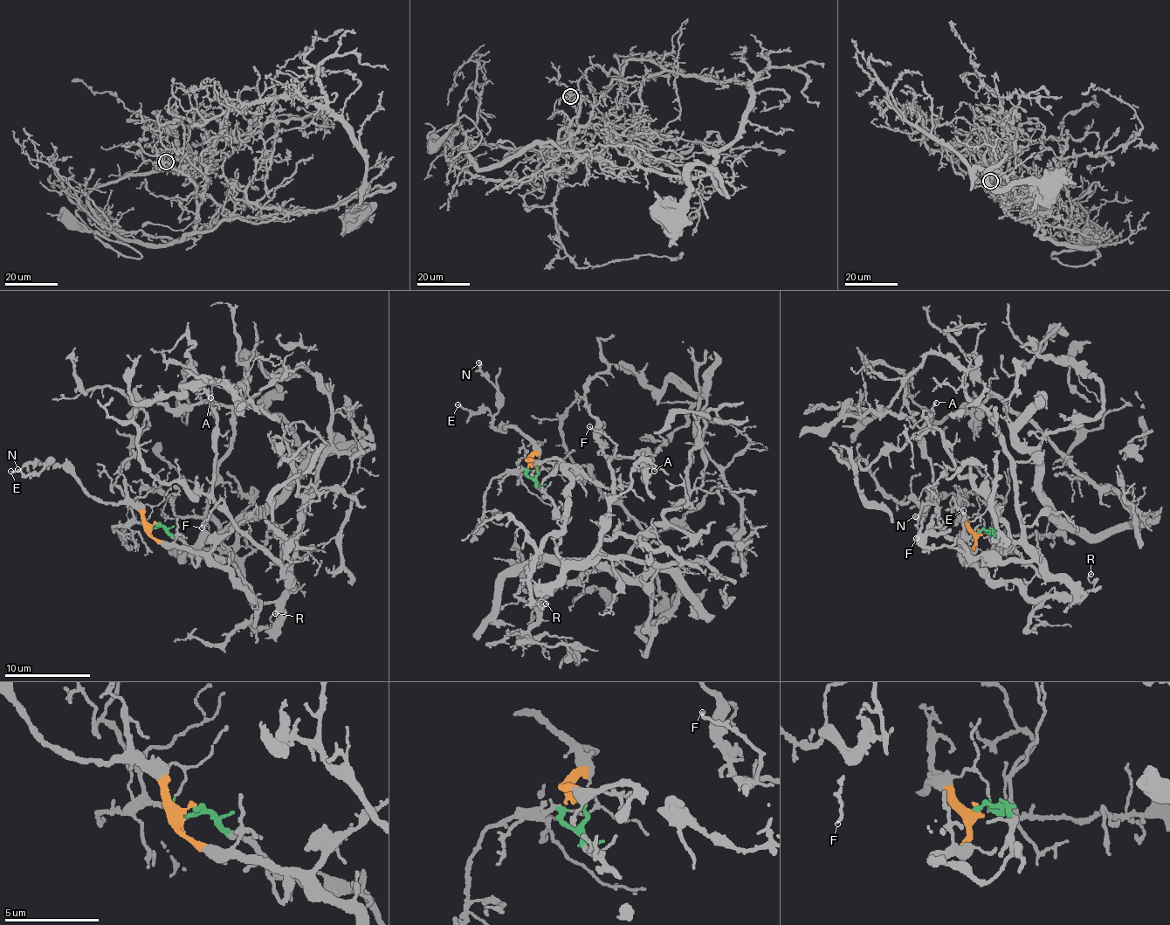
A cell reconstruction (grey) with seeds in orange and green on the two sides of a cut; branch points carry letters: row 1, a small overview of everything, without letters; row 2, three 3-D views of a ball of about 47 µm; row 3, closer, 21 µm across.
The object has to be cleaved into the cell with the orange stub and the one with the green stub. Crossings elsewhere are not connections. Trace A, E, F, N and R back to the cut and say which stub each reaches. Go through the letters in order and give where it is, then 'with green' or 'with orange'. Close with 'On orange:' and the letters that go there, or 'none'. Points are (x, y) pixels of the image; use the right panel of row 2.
A: place (936, 403); with green
E: place (963, 510); with orange
F: place (916, 538); with green
N: place (915, 516); with orange
R: place (1090, 574); with green
On orange: E, N

